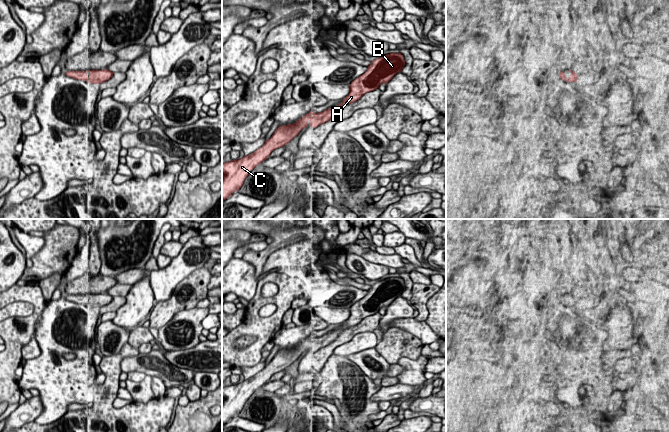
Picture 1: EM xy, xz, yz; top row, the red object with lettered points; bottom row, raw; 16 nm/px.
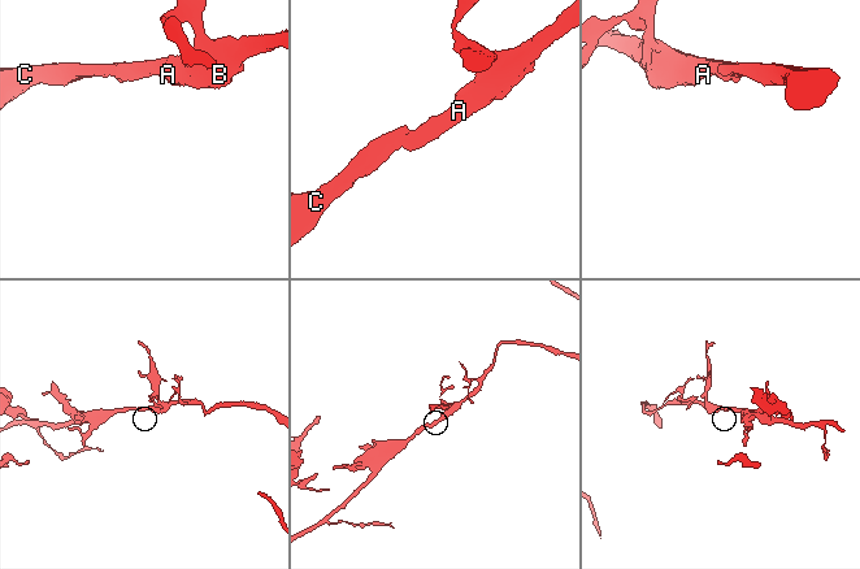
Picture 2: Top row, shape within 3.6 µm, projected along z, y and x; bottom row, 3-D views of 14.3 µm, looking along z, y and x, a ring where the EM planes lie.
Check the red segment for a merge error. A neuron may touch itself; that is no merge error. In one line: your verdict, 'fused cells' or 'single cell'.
single cell

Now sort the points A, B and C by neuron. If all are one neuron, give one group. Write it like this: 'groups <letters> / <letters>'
groups A B C

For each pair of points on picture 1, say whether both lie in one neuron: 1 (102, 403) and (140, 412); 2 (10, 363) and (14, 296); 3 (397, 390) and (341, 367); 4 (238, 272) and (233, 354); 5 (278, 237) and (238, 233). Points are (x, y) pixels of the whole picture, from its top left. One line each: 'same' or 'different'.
1: same
2: same
3: different
4: different
5: same

